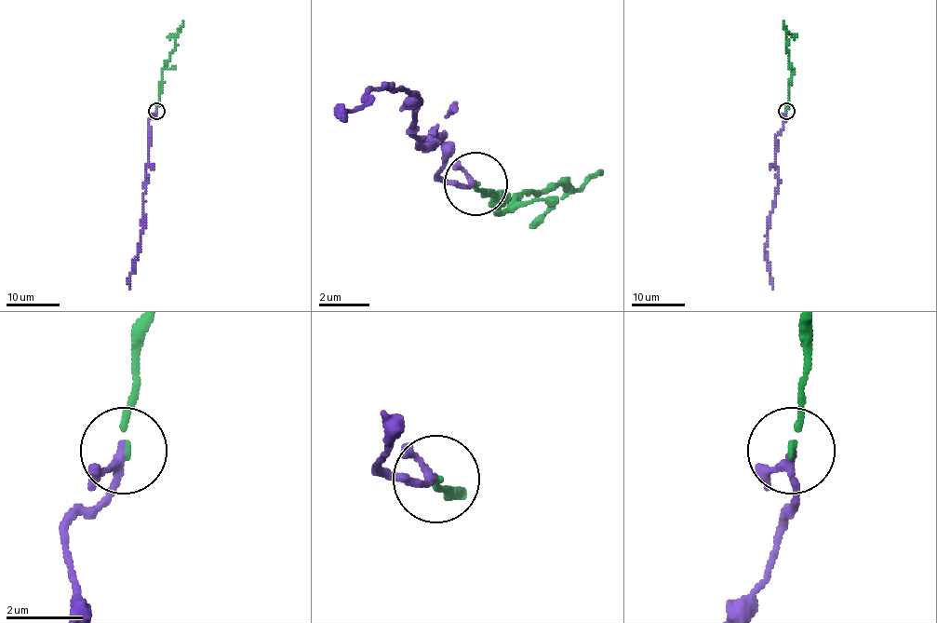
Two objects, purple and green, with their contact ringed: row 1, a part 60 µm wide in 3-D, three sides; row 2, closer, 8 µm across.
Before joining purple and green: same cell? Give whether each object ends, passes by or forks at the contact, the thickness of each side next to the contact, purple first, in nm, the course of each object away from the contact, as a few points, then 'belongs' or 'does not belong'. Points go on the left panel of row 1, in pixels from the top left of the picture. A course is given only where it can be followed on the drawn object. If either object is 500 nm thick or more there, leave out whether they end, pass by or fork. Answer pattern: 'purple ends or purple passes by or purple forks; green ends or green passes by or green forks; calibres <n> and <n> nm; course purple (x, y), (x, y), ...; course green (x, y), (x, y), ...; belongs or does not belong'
purple passes by; green ends; calibres 170 and 150 nm; course purple (157, 110), (157, 115), (149, 121), (142, 231), (134, 271), (129, 277), (129, 290); course green (157, 110), (161, 69), (174, 47), (183, 21); belongs

